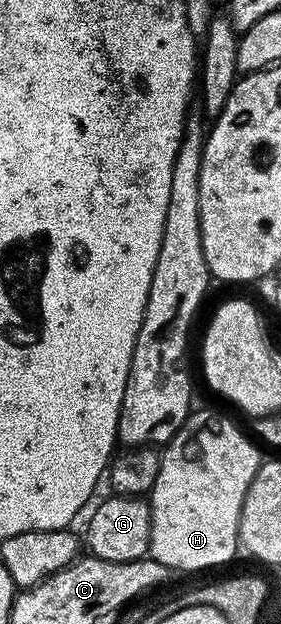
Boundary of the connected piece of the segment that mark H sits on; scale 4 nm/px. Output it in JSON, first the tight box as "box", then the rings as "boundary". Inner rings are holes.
{"box":[147,410,263,571],"boundary":[[[201,410],[198,414],[197,411],[190,413],[179,432],[175,432],[175,436],[160,451],[159,476],[147,498],[151,516],[149,554],[170,571],[205,570],[208,566],[221,566],[231,561],[233,553],[239,550],[243,500],[263,461],[263,455],[257,451],[258,443],[246,434],[231,419]]]}

